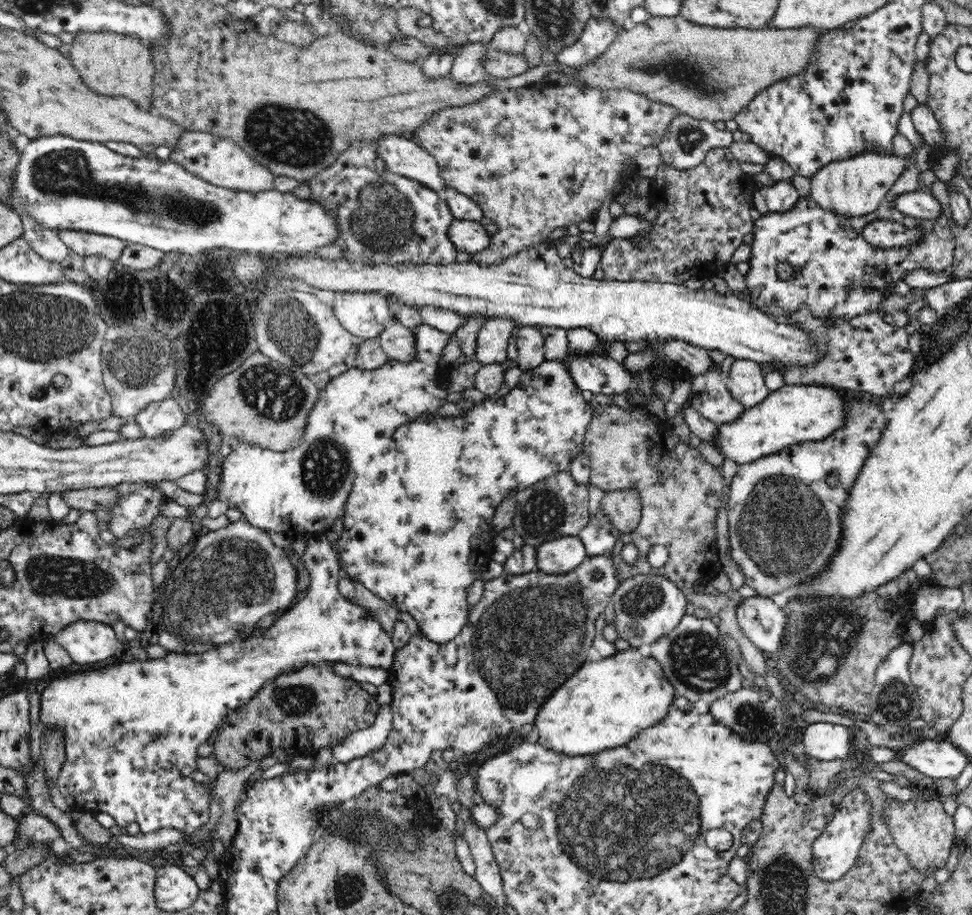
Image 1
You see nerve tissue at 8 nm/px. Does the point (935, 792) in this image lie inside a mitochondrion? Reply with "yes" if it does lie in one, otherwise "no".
no

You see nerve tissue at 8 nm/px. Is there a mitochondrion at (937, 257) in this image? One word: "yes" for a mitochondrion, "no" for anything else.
no

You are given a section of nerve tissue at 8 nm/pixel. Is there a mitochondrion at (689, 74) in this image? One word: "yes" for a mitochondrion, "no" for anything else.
yes

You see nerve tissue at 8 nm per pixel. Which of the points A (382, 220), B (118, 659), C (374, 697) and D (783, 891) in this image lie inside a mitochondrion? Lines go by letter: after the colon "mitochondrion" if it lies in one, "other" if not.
A: mitochondrion
B: other
C: other
D: mitochondrion

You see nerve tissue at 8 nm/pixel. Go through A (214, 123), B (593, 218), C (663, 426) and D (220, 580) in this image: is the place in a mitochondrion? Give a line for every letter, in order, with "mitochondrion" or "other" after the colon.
A: other
B: other
C: other
D: mitochondrion

